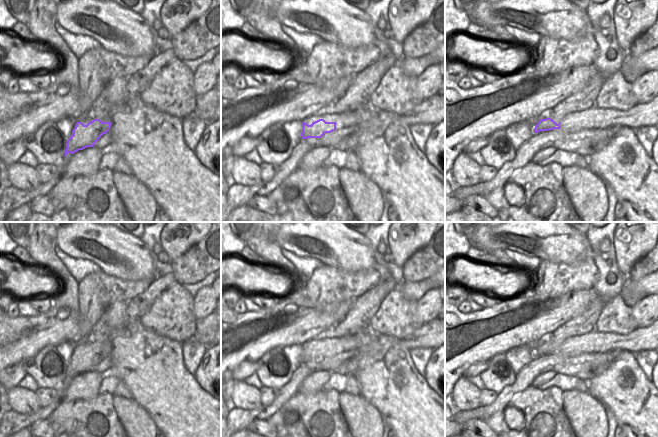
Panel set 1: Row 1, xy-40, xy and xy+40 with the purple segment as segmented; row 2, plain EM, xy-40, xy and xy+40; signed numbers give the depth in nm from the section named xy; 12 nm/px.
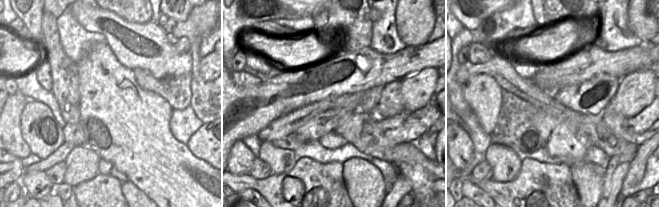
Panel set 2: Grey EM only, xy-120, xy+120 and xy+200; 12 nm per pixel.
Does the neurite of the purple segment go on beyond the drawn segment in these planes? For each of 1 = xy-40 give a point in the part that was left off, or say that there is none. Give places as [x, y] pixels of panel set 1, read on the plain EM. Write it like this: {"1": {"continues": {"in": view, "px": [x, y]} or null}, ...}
{"1": {"continues": {"in": "xy-40", "px": [105, 343]}}}

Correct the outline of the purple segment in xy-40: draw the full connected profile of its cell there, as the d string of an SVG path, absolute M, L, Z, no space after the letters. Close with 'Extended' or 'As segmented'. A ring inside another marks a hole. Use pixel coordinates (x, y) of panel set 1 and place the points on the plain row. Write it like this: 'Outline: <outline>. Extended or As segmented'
Outline: M110 341L95 342L87 349L77 346L72 354L73 358L67 364L65 380L68 377L74 378L87 371L94 371L100 361L110 354L111 349Z. Extended

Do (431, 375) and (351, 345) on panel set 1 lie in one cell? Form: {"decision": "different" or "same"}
{"decision": "different"}

